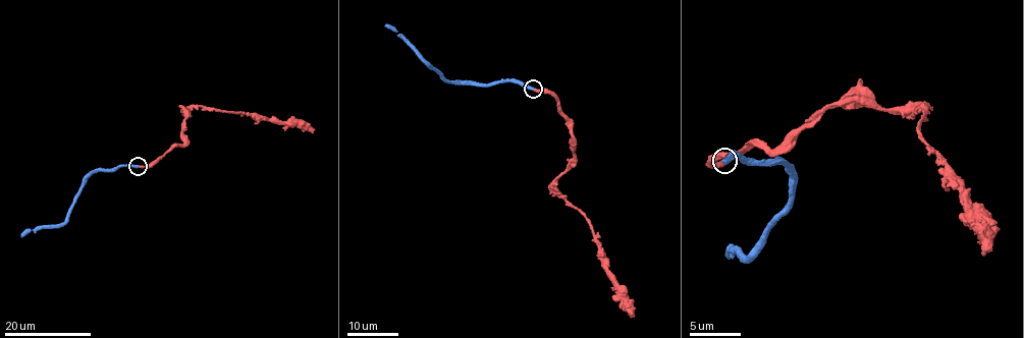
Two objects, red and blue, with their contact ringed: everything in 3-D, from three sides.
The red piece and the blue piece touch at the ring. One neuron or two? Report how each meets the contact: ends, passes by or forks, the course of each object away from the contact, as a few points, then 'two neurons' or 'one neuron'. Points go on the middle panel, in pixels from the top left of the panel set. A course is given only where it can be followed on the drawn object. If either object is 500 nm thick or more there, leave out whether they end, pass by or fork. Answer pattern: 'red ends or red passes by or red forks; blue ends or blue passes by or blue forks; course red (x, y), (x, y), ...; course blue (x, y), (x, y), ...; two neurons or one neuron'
red ends; blue ends; course red (533, 89), (554, 96), (574, 141), (571, 164), (556, 181), (555, 190), (583, 213), (631, 318); course blue (533, 89), (510, 81), (461, 85), (445, 81), (406, 39), (384, 25); one neuron

